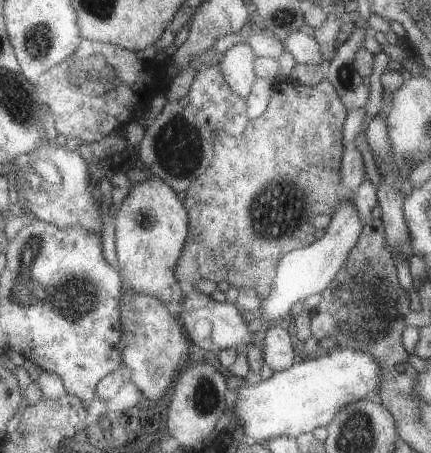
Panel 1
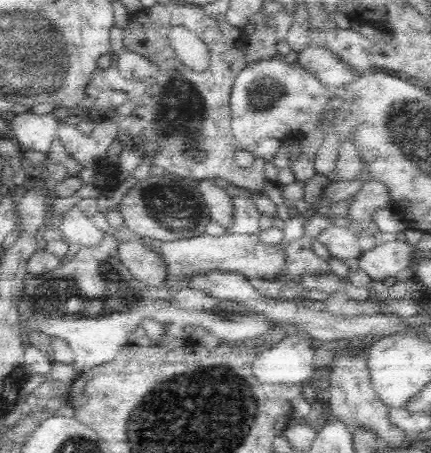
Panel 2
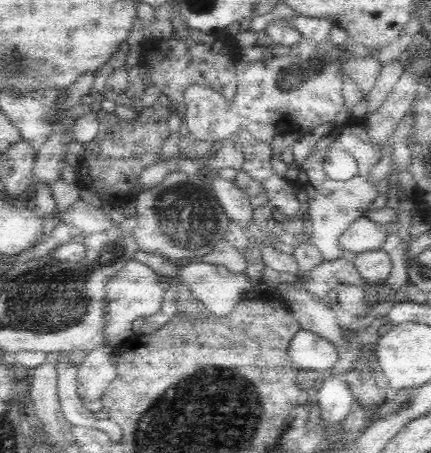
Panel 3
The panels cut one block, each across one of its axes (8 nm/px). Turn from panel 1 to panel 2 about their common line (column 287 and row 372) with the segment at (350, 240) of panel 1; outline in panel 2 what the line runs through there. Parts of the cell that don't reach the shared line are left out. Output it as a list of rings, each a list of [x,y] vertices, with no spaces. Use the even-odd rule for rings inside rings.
[[[282,338],[274,348],[268,348],[254,358],[254,378],[270,388],[282,384],[304,386],[314,376],[314,354],[316,350],[312,350],[302,338]]]

